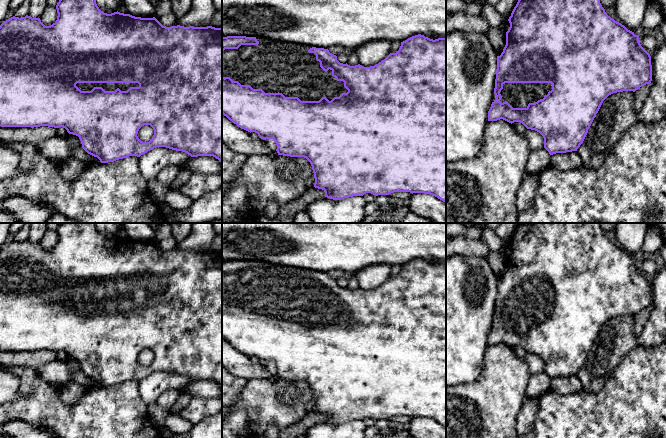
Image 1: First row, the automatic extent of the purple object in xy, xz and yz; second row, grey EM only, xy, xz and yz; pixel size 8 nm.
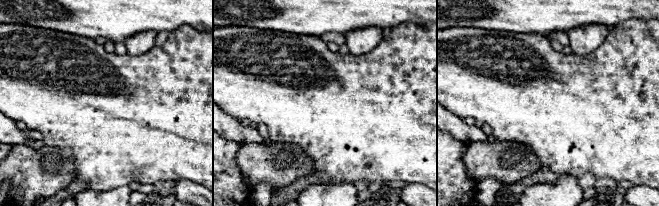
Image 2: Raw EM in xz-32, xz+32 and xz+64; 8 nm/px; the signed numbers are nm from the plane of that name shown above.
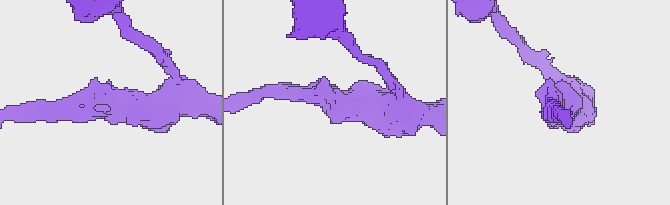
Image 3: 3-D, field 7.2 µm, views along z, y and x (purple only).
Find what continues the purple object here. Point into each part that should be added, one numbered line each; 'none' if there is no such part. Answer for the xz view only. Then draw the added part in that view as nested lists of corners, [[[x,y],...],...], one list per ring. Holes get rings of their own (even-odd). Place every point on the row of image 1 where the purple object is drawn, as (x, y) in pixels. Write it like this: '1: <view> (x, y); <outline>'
1: xz (274, 66); [[[257,37],[258,45],[241,45],[238,49],[225,49],[222,52],[222,77],[230,77],[241,85],[250,85],[253,89],[262,89],[265,93],[282,93],[285,97],[298,97],[301,101],[319,101],[326,97],[331,101],[348,90],[343,81],[332,76],[332,70],[325,72],[320,67],[314,53],[309,53],[310,45],[290,44],[286,41],[266,40]]]

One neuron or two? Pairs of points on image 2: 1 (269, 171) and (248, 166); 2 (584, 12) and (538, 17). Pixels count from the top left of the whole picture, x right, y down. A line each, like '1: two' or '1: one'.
1: one
2: one

